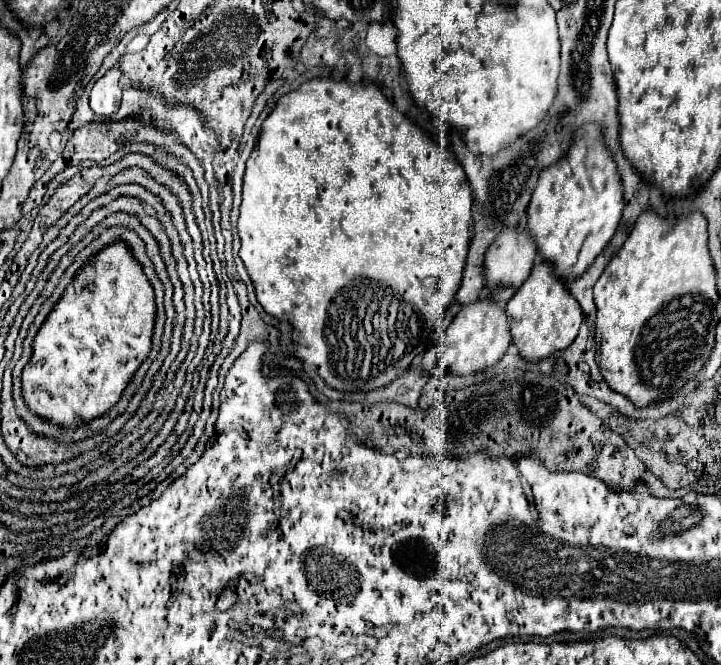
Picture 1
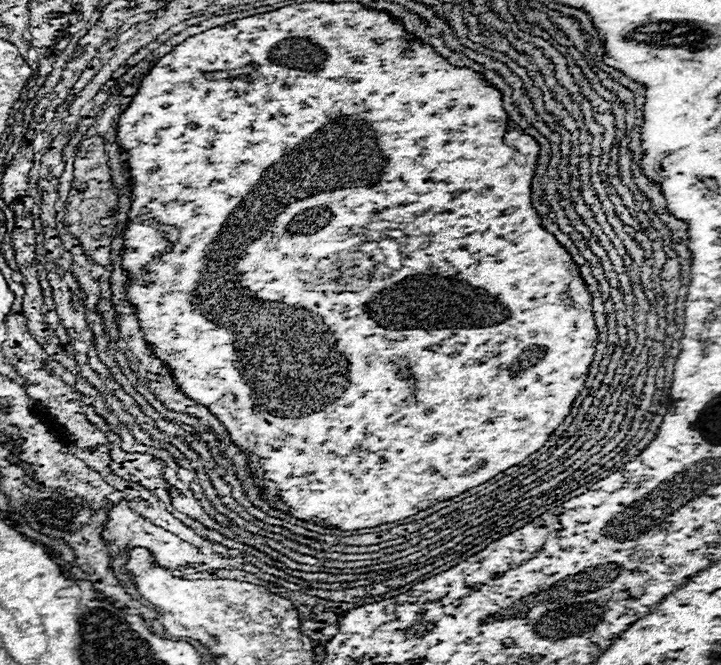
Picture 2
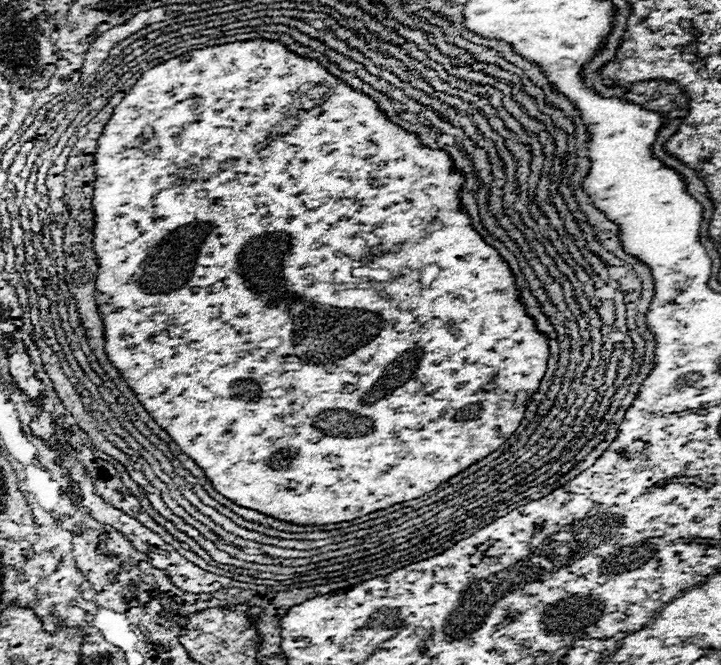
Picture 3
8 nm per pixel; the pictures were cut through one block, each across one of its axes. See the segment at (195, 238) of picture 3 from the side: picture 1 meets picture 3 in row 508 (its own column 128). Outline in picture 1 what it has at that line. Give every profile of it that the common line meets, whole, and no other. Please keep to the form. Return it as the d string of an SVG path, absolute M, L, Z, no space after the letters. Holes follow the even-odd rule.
M122 242L104 248L78 272L36 334L34 354L22 372L22 392L26 404L40 416L46 416L52 424L64 428L84 424L106 412L120 400L134 370L150 352L154 314L152 286L130 250Z

